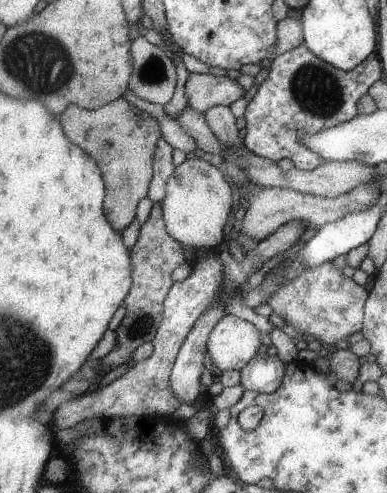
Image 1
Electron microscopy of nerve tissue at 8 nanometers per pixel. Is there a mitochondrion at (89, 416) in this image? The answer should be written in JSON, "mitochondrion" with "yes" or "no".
{"mitochondrion":"no"}

